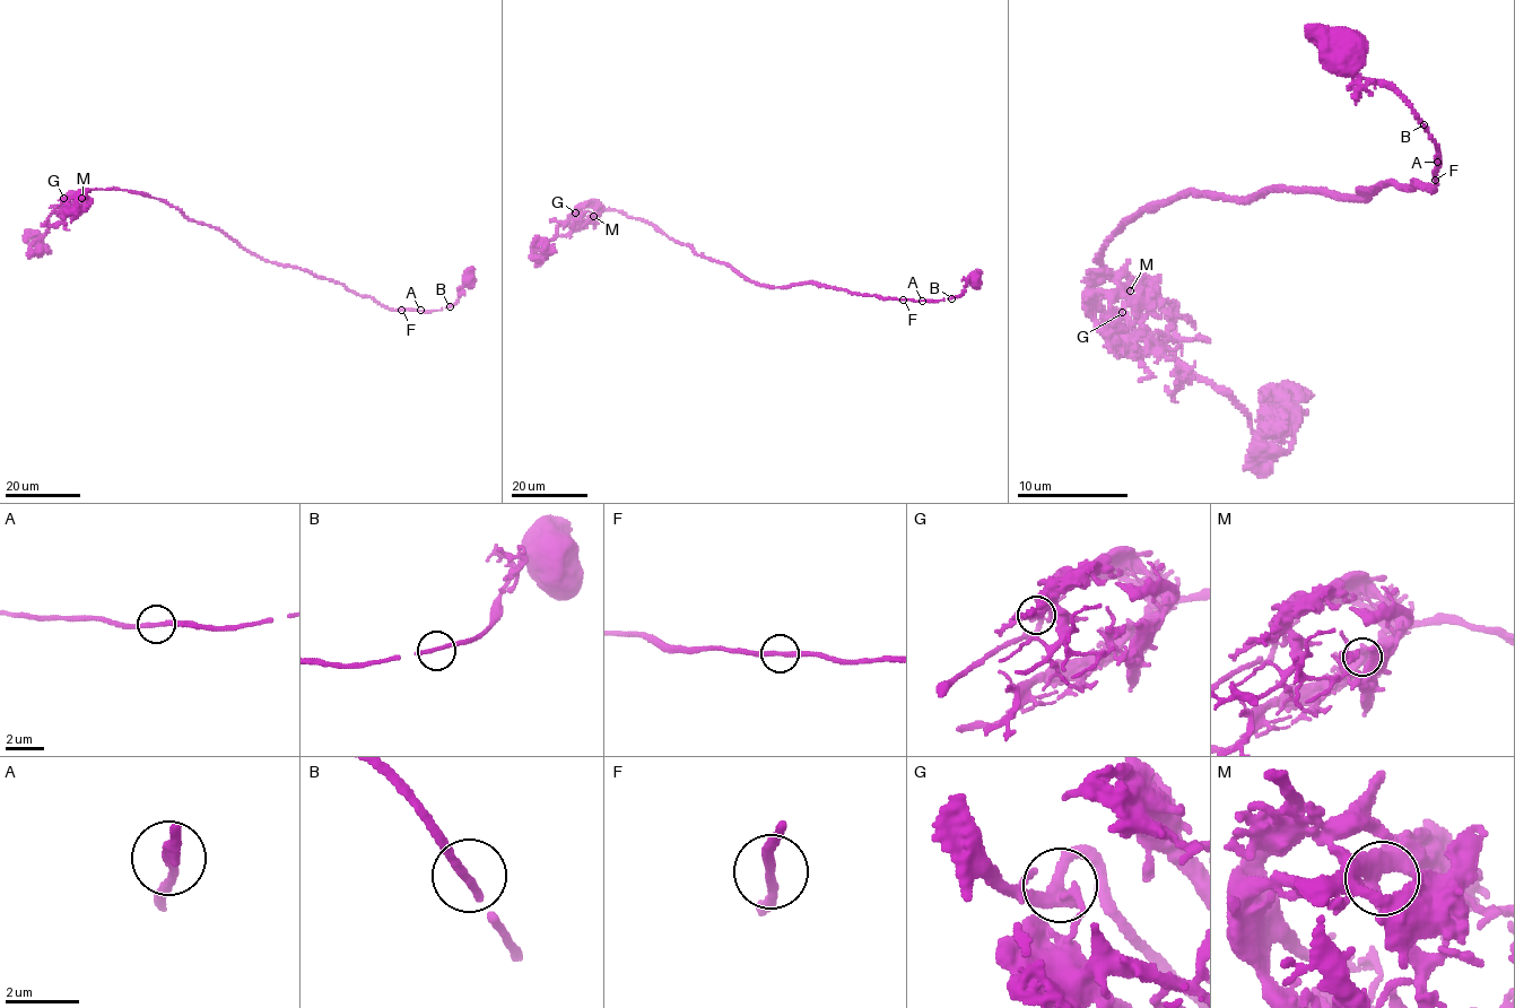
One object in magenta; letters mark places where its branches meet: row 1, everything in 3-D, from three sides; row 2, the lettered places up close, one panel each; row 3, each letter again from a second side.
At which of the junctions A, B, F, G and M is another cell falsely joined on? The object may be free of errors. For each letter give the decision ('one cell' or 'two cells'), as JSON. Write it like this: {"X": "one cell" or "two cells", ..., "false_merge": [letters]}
{"A": "one cell", "B": "one cell", "F": "one cell", "G": "one cell", "M": "one cell", "false_merge": []}

